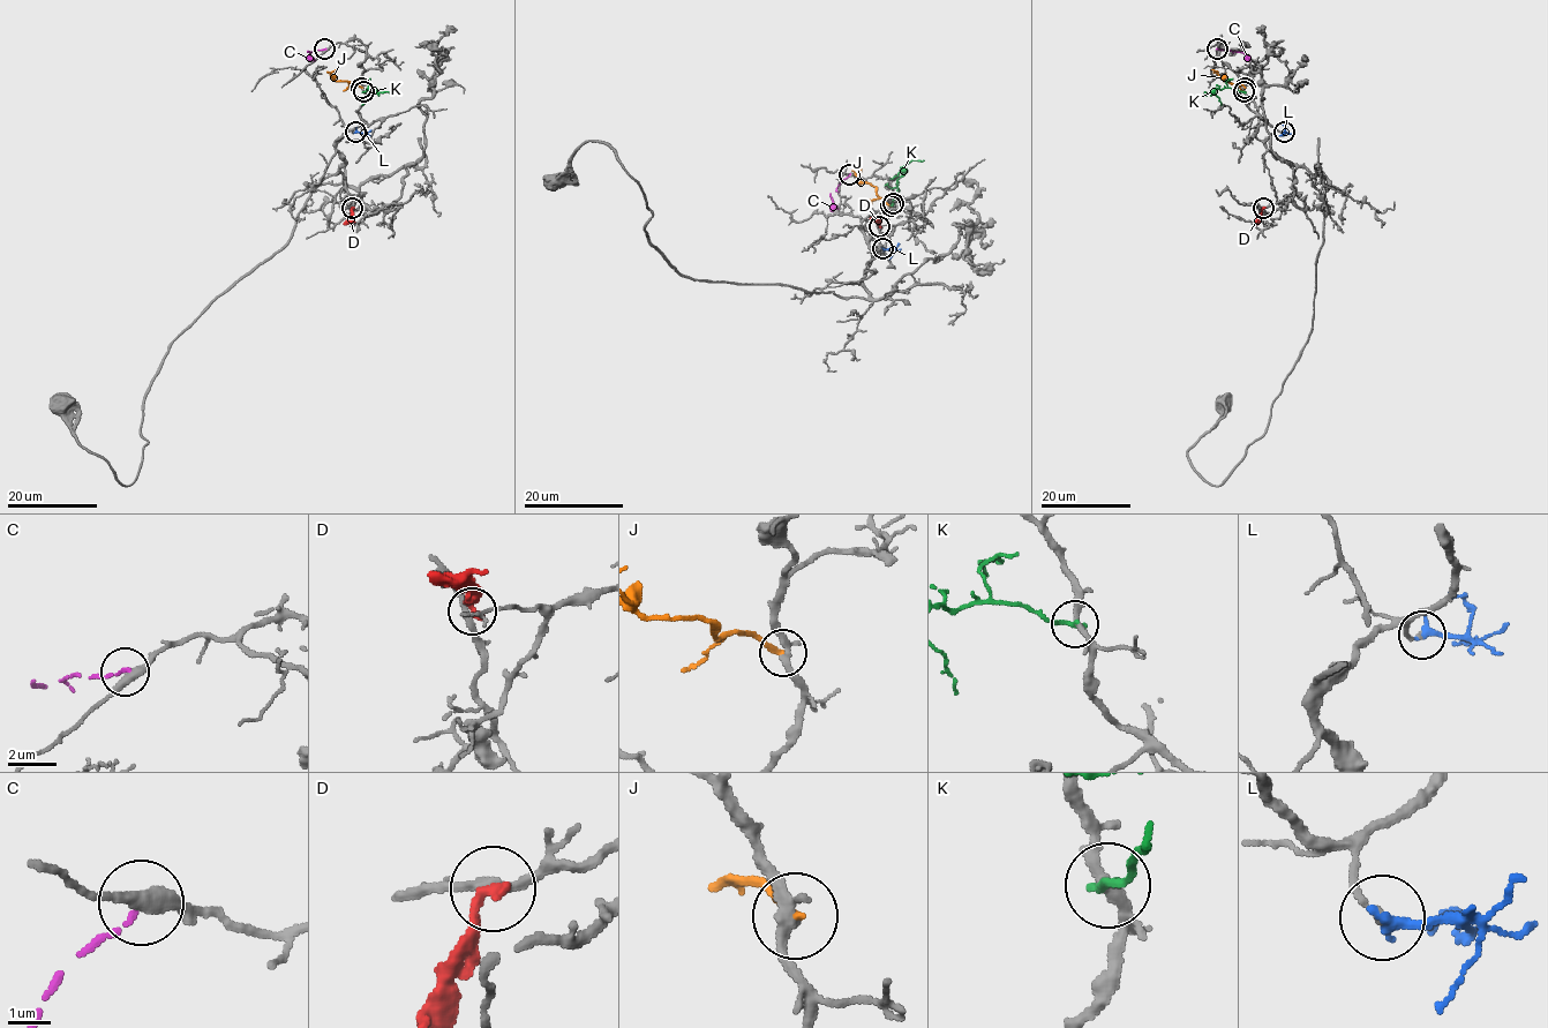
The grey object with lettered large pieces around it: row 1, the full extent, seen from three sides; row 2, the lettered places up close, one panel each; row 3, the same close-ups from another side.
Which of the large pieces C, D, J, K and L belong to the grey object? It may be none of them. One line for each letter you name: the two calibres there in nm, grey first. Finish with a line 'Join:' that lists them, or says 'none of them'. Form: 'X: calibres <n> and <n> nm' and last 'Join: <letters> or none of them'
L: calibres 130 and 320 nm
Join: L

